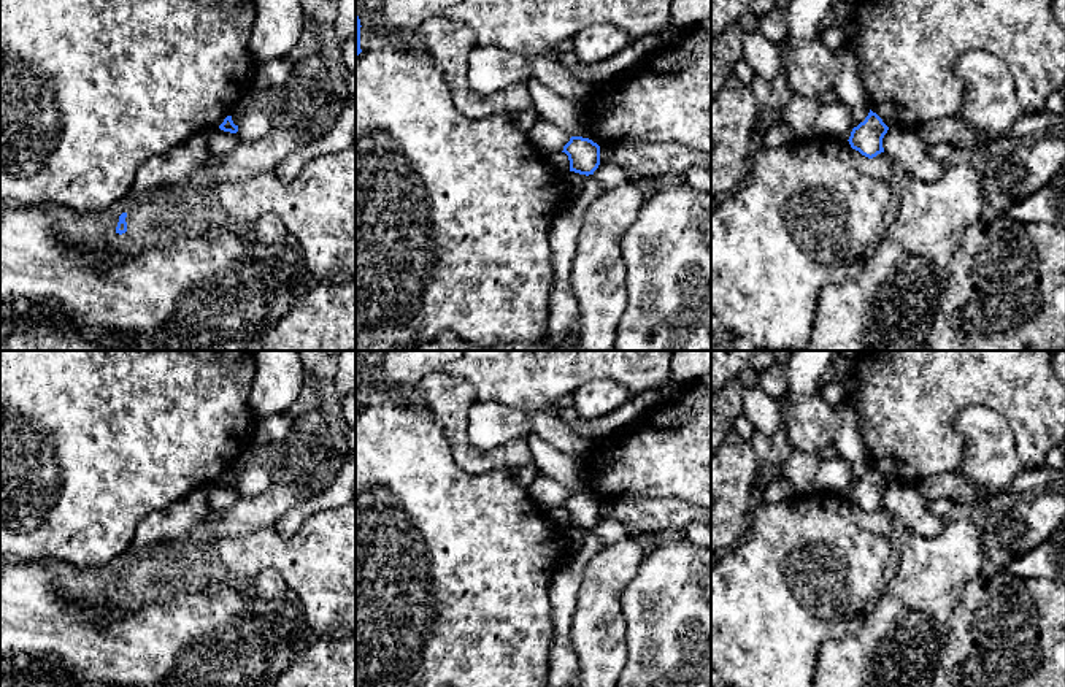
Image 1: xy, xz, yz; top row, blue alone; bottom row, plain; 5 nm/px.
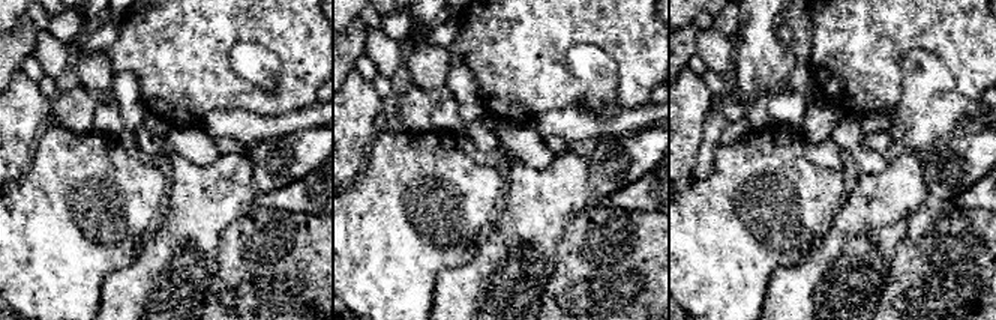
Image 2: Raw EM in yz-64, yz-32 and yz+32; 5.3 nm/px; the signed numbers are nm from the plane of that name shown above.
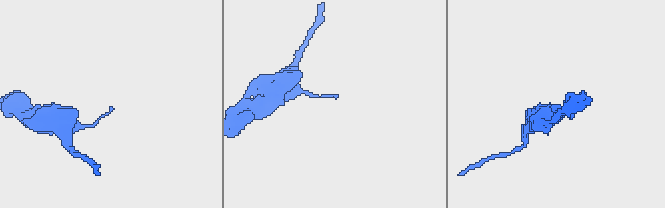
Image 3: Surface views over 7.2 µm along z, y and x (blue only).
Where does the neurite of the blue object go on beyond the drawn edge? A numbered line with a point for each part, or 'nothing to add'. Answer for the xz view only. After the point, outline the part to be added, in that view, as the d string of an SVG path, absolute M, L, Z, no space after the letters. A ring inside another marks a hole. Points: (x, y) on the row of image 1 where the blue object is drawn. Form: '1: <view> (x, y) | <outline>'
nothing to add

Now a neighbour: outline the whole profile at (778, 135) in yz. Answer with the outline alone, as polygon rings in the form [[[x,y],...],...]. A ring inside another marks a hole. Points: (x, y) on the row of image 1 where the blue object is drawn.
[[[784,124],[771,125],[765,132],[765,146],[767,148],[781,148],[784,144],[792,143],[795,138],[792,135],[792,130],[786,127]]]

